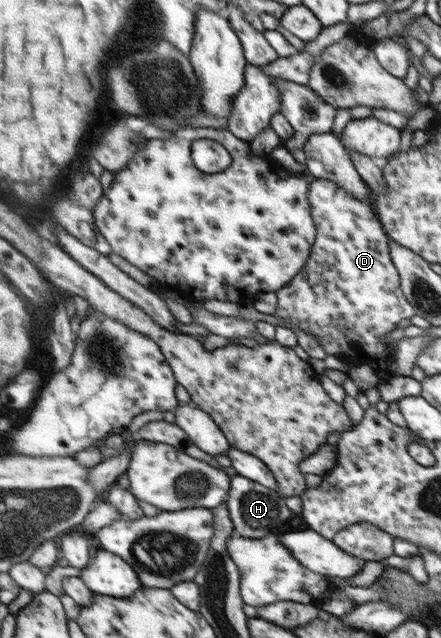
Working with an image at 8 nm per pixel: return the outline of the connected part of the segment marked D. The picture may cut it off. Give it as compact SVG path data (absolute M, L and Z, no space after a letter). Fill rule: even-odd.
M315 178L309 183L309 206L311 216L317 227L317 239L315 239L306 267L294 277L294 280L286 287L278 289L277 308L270 316L275 325L291 325L295 329L307 331L317 335L317 343L325 349L327 355L335 355L352 365L370 365L375 372L390 377L389 363L395 359L393 349L389 342L383 341L383 337L396 329L397 323L403 319L409 319L416 307L407 301L402 291L401 279L398 275L398 267L391 259L390 237L383 229L375 209L367 202L347 192L347 189L337 182L327 178Z

